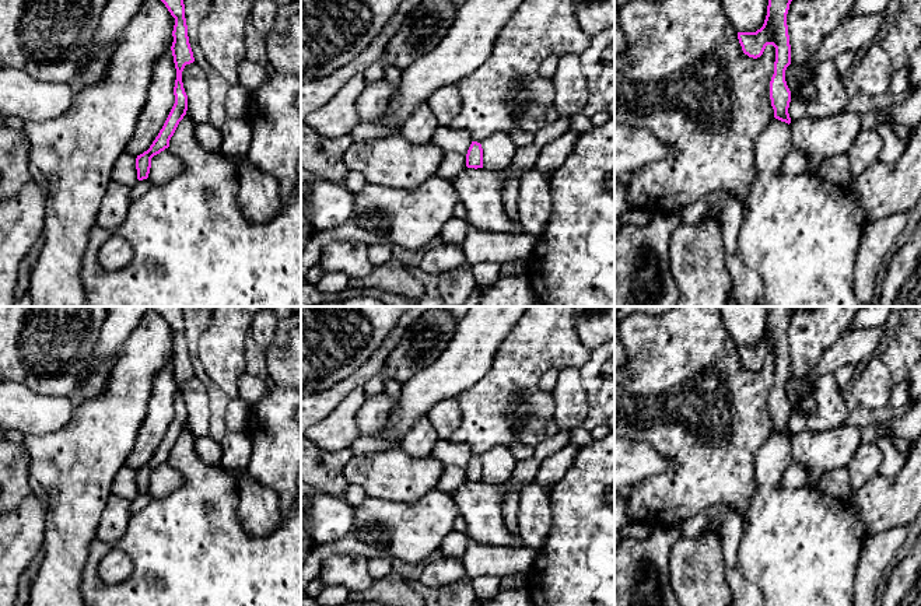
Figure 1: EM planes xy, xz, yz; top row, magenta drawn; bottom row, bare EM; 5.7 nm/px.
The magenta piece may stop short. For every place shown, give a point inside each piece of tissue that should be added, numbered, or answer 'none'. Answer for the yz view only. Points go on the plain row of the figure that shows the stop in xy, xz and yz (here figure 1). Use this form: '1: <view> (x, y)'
none

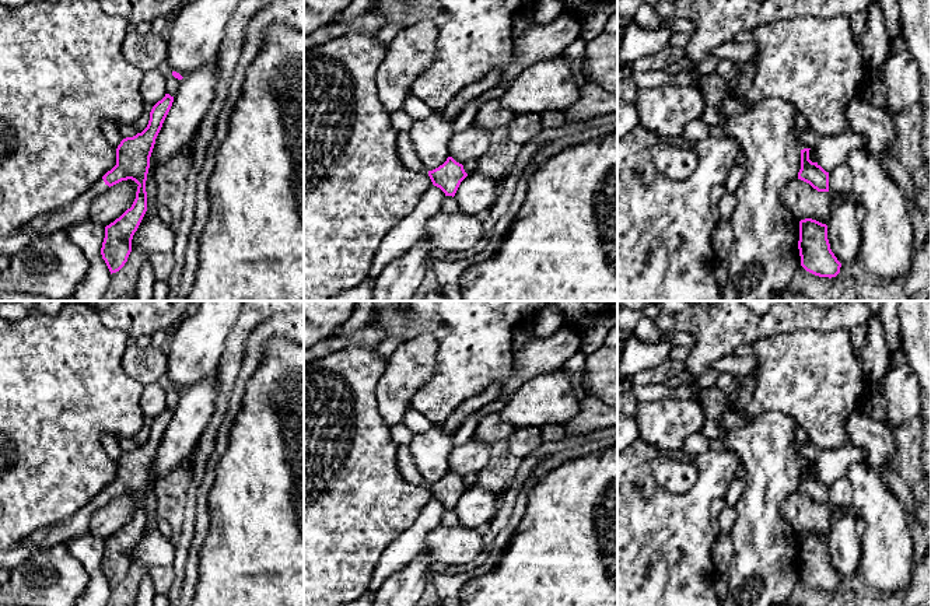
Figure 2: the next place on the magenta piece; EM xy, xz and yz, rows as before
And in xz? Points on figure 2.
none

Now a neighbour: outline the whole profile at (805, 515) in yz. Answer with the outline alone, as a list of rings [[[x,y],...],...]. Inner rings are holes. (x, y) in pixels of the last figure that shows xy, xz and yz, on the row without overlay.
[[[798,490],[781,505],[783,516],[792,525],[797,533],[812,532],[826,539],[836,512],[847,512],[855,521],[861,518],[853,504],[843,508],[818,505]]]

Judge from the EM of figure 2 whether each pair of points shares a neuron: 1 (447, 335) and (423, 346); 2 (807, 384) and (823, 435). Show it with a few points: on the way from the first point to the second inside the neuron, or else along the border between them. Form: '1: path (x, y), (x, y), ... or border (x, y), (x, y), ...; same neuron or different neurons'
1: border (402, 340), (430, 335), (437, 344), (436, 374); different neurons
2: path (819, 396), (823, 423); same neuron

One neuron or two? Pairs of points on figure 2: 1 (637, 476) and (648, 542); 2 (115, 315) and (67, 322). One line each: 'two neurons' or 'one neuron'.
1: one neuron
2: two neurons

